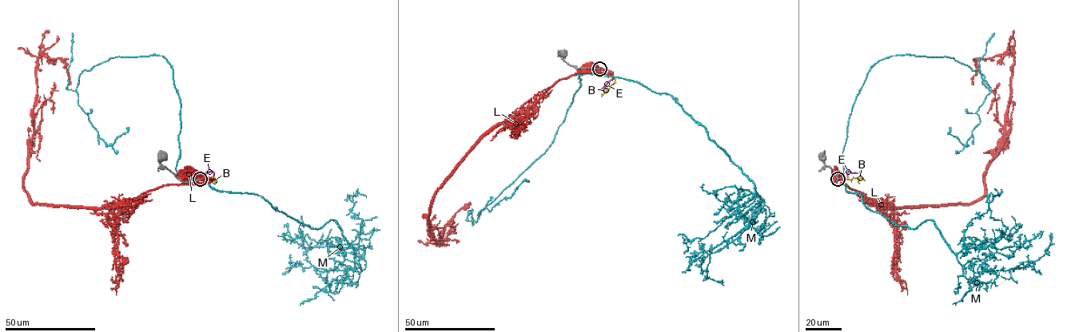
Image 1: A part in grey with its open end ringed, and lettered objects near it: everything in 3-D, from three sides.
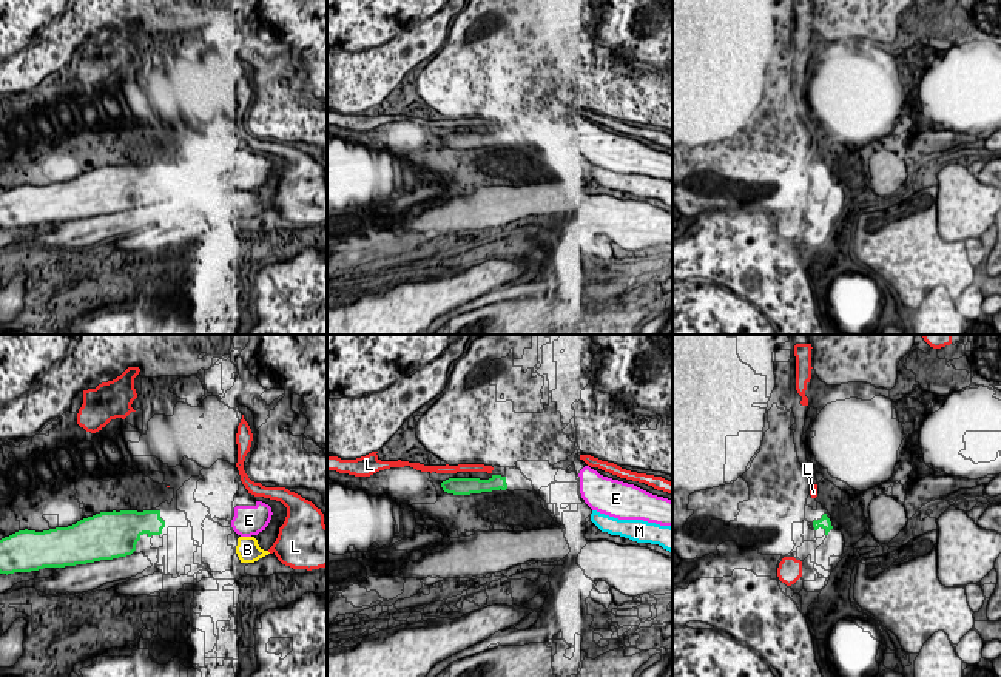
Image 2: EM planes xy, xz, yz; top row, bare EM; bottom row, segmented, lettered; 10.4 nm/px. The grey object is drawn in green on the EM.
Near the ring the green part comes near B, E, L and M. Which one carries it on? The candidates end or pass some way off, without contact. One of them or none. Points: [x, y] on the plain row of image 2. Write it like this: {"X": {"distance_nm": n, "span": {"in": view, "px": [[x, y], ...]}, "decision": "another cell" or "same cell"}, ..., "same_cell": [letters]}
{"B": {"distance_nm": 800, "span": {"in": "xy", "px": [[164, 181], [238, 193]]}, "decision": "another cell"}, "E": {"distance_nm": 700, "span": {"in": "xy", "px": [[164, 176], [232, 176]]}, "decision": "same cell"}, "L": {"distance_nm": 40, "span": {"in": "xz", "px": [[492, 130], [491, 127]]}, "decision": "another cell"}, "M": {"distance_nm": 900, "span": {"in": "xz", "px": [[506, 142], [591, 168]]}, "decision": "another cell"}, "same_cell": ["E"]}

